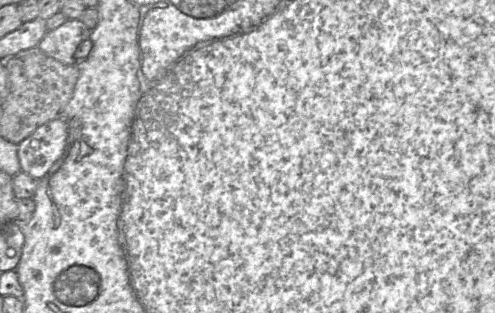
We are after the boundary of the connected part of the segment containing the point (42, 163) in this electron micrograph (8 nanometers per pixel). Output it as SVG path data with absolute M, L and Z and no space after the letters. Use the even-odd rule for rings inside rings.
M54 119L39 126L18 144L21 171L35 179L43 178L63 154L67 138L65 119Z

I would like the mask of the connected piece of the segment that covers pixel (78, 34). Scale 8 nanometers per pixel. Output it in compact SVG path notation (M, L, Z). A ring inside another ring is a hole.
M67 19L58 28L47 31L37 45L46 55L63 64L75 64L78 46L90 38L92 30L79 19Z

